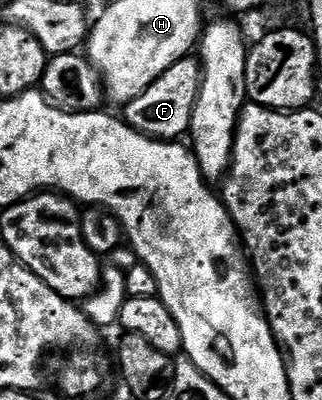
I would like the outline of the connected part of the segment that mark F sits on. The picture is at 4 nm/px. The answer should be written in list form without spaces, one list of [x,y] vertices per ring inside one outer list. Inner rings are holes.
[[[187,57],[176,61],[176,65],[160,73],[160,77],[156,77],[156,81],[152,81],[152,85],[148,85],[144,93],[140,93],[140,97],[125,104],[124,118],[127,125],[152,139],[181,140],[190,130],[192,109],[196,105],[201,84],[202,64],[197,58]]]

